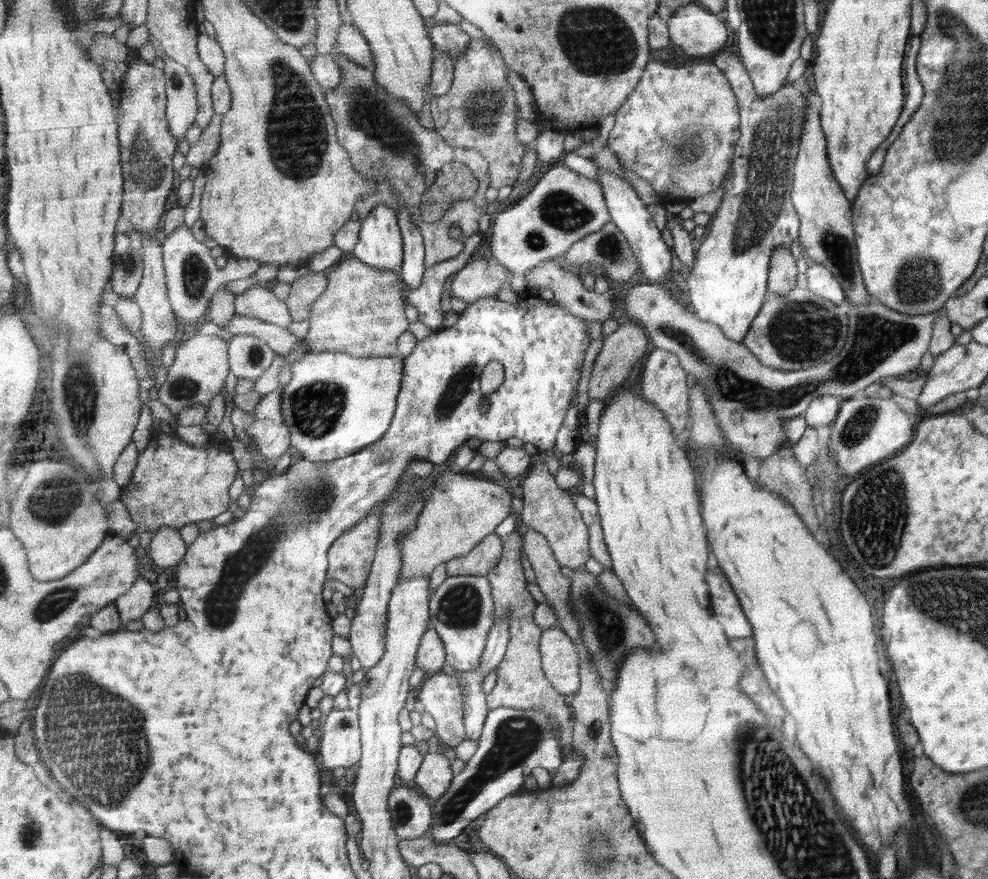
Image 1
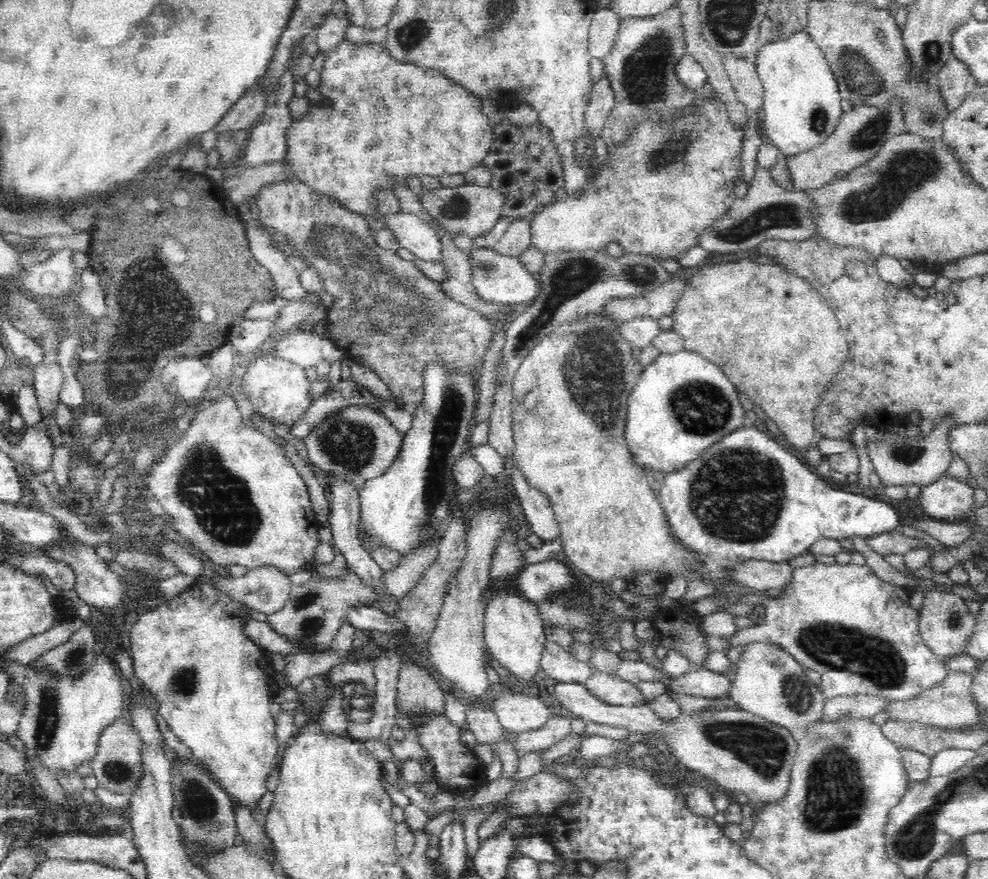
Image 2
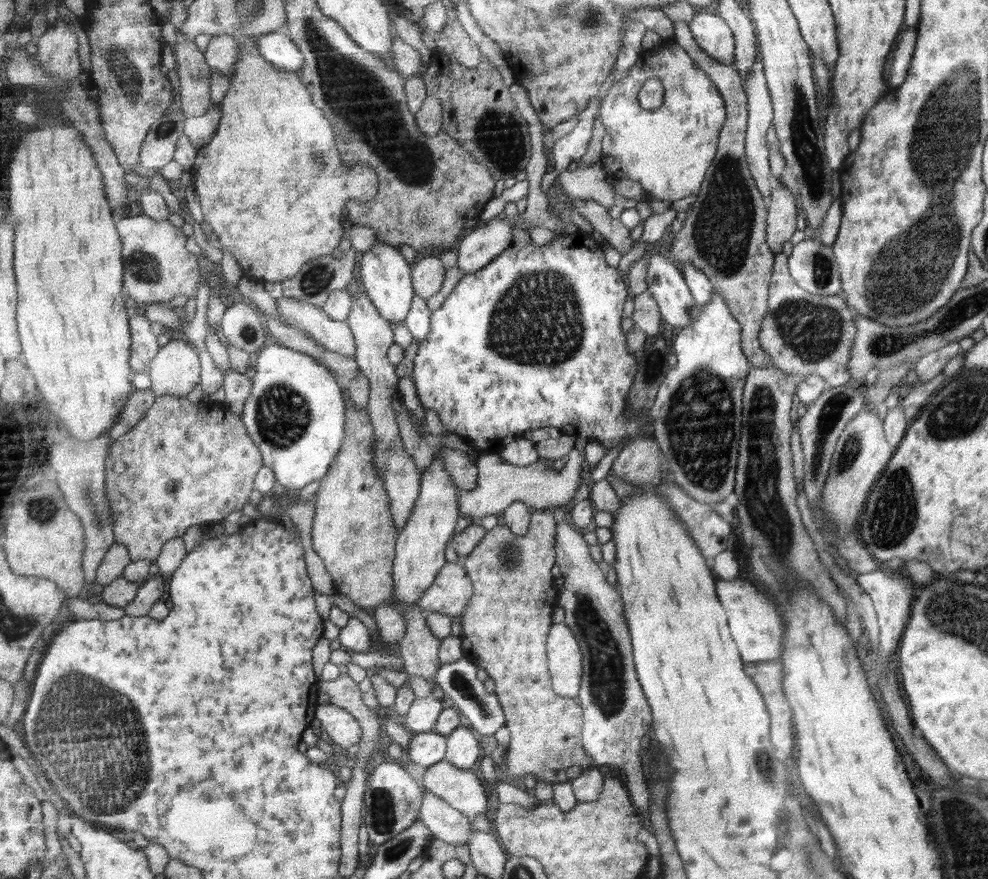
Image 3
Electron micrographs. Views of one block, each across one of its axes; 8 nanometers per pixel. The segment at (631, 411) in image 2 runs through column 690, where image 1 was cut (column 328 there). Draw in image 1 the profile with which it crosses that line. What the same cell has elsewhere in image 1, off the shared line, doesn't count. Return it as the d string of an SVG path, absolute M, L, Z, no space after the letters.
M307 351L290 369L293 376L283 391L282 411L291 430L292 449L301 457L320 463L349 457L390 430L402 389L403 360Z

